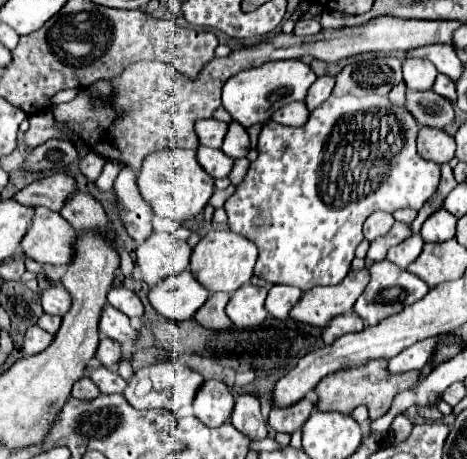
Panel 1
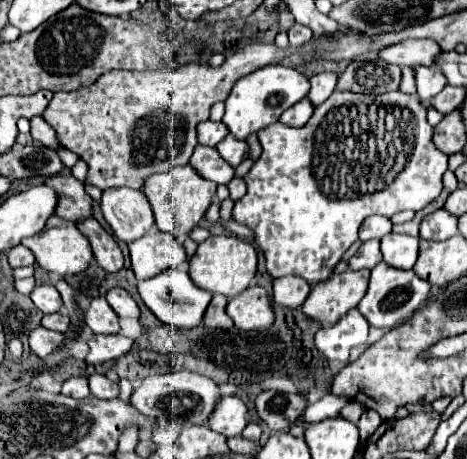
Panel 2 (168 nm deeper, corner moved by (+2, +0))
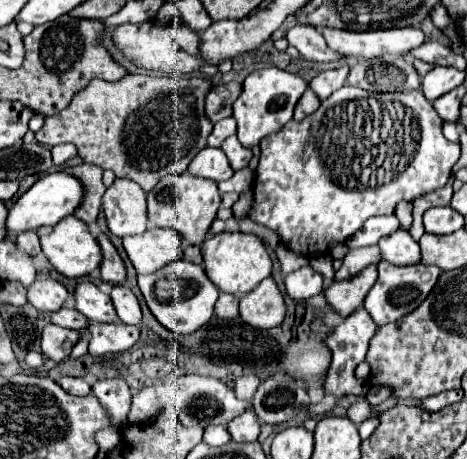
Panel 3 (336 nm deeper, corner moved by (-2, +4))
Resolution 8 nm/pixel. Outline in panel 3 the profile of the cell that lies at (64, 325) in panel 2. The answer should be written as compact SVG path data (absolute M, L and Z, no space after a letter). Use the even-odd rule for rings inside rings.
M60 308L58 312L52 314L52 324L62 326L62 328L72 328L72 330L80 330L88 324L88 320L78 312L78 310L70 310L70 308Z

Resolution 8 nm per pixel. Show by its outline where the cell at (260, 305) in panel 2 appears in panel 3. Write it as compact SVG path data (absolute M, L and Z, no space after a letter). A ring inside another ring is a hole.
M272 278L262 280L252 292L240 298L240 318L252 328L268 330L280 326L284 314L284 298Z

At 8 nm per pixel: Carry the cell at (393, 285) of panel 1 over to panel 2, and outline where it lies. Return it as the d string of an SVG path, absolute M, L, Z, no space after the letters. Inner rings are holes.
M380 262L372 270L368 292L360 300L358 310L368 320L370 326L376 326L376 328L394 328L400 320L408 318L420 306L422 300L428 298L430 288L432 286L426 280L422 280L420 276L416 276L414 270L398 270L398 268L388 266L386 262Z

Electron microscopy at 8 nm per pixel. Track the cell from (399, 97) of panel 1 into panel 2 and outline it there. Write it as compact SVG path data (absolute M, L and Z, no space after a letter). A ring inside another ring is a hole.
M402 68L402 84L400 90L406 94L414 94L416 92L416 80L414 80L414 68Z

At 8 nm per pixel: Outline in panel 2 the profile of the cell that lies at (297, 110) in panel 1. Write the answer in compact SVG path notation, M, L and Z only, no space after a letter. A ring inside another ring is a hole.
M304 98L304 100L300 100L298 104L294 104L292 108L288 108L288 110L282 114L280 122L282 122L282 124L288 124L288 126L300 128L300 126L304 126L304 124L312 118L312 112L314 112L312 102L310 102L308 98Z

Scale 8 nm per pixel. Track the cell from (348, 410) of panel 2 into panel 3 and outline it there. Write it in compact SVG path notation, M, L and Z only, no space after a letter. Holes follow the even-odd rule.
M362 398L362 400L356 400L354 404L350 404L350 408L348 408L348 418L352 420L352 422L356 422L356 424L360 424L362 420L366 420L368 416L370 416L370 402L366 400L366 398Z

